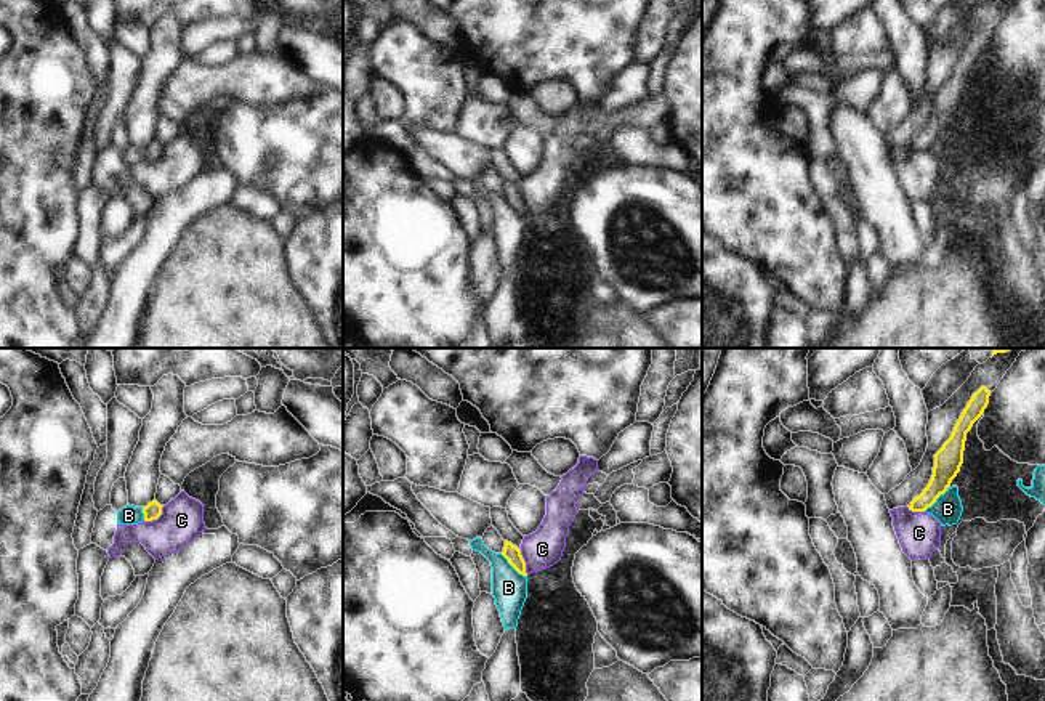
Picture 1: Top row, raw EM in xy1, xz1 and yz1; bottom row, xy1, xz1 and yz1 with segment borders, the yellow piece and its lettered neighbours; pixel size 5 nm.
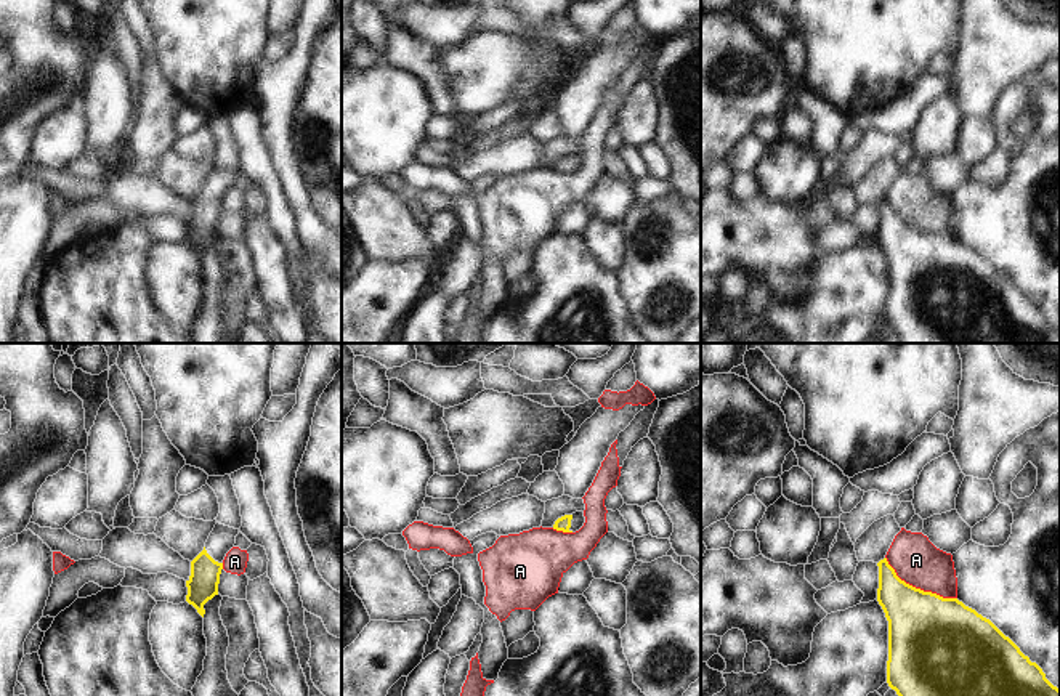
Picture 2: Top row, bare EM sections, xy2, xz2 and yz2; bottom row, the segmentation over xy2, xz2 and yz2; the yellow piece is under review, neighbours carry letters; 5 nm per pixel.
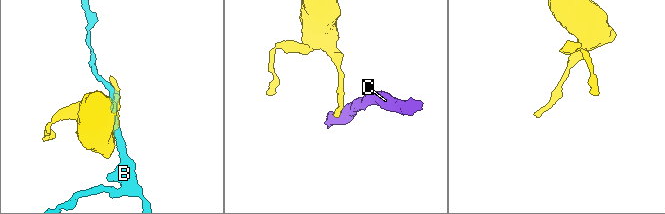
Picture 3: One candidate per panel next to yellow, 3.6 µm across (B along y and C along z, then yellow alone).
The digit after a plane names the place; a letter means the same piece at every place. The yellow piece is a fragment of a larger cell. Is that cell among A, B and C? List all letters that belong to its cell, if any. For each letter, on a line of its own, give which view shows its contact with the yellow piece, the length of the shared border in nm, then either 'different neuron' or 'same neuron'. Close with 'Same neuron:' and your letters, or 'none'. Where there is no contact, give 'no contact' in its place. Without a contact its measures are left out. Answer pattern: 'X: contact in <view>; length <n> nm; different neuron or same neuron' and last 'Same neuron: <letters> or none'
A: contact in yz2; length 420 nm; different neuron
B: contact in xz1; length 180 nm; different neuron
C: contact in xy1; length 130 nm; different neuron
Same neuron: none

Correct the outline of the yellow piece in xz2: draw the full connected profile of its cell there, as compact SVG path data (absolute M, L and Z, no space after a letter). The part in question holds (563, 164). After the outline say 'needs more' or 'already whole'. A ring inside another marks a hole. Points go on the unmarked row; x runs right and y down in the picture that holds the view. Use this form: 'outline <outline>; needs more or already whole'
outline M576 152L572 156L564 156L558 159L553 165L553 170L563 173L576 173L584 167L584 164L585 164L584 152Z; needs more

